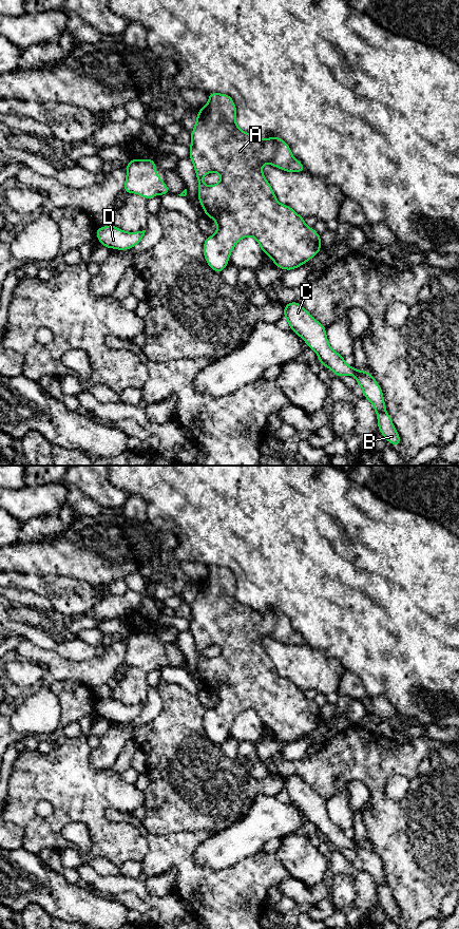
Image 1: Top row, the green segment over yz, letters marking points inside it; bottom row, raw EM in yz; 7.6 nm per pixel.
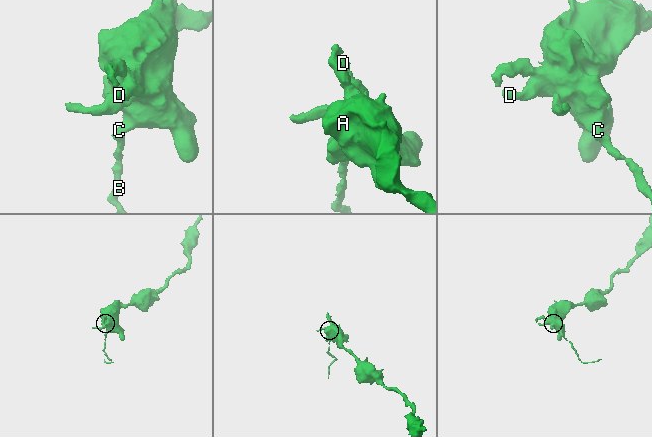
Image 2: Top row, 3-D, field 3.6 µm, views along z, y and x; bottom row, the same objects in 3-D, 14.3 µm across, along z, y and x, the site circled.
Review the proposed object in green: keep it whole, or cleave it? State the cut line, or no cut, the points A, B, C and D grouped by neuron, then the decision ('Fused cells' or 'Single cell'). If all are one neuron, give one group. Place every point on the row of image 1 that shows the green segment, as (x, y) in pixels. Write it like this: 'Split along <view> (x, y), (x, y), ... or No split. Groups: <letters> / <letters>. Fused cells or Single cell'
No split. Groups: A B C D. Single cell

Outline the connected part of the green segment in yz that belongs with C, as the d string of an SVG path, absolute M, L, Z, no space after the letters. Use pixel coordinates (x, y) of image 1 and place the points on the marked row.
M291 302L284 306L284 317L292 331L298 334L313 349L319 361L330 368L338 377L355 376L363 388L363 395L375 407L378 416L378 428L393 445L400 444L400 437L395 430L390 416L386 413L383 393L370 373L357 371L345 363L344 357L333 350L326 337L325 326L320 324L300 303Z

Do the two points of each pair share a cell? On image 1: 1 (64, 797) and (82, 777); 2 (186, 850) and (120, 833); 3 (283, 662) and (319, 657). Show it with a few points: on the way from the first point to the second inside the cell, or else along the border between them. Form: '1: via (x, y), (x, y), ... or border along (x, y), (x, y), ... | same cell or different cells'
1: via (64, 791), (76, 778) | same cell
2: border along (128, 822), (146, 840), (147, 852), (140, 861) | different cells
3: via (291, 662), (310, 662) | same cell

